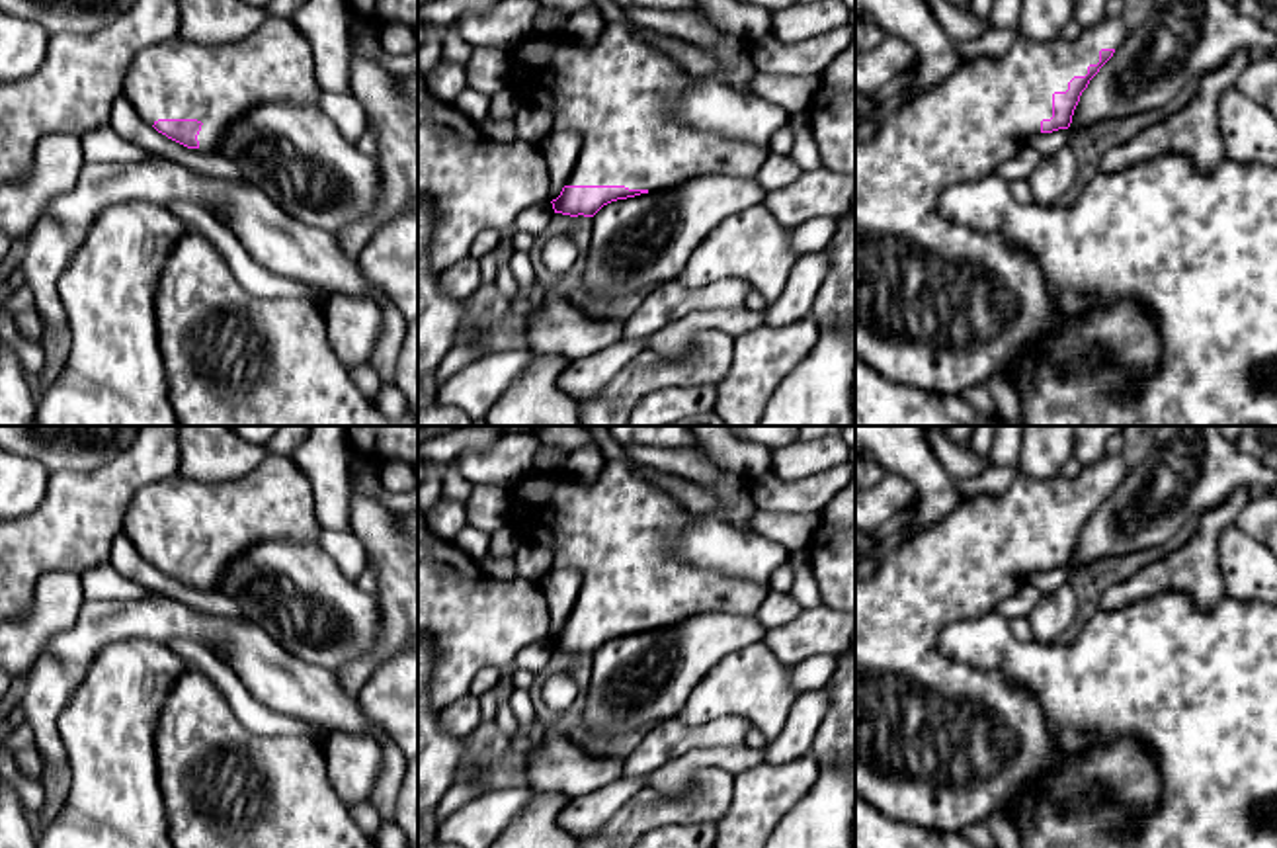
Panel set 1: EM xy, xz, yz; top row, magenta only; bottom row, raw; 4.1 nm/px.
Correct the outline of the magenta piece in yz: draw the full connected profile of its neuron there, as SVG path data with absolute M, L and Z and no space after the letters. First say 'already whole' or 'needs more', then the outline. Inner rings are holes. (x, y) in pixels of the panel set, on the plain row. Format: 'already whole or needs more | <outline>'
needs more | M1105 453L1076 479L1017 475L1002 494L965 496L951 514L886 553L871 578L855 578L855 793L863 801L892 821L935 832L984 825L990 815L1008 813L1017 791L1045 791L1064 811L1086 797L1121 803L1129 821L1117 828L1119 834L1134 832L1152 815L1160 801L1160 772L1133 739L1099 741L1080 754L1064 752L1041 703L1025 688L1002 674L955 662L939 649L949 623L992 614L1035 572L1068 567L1082 530L1127 473L1123 453Z

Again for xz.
needs more | M607 459L590 485L564 473L535 471L508 490L512 504L508 526L521 543L549 549L555 569L570 567L582 576L566 623L551 639L555 651L594 655L611 639L674 625L699 614L758 614L769 592L756 582L683 565L670 541L701 514L656 487L635 463Z

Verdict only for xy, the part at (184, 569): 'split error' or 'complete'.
split error

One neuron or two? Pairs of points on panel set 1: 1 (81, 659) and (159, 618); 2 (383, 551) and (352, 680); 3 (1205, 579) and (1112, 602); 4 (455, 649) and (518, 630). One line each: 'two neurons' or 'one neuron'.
1: one neuron
2: one neuron
3: one neuron
4: one neuron

